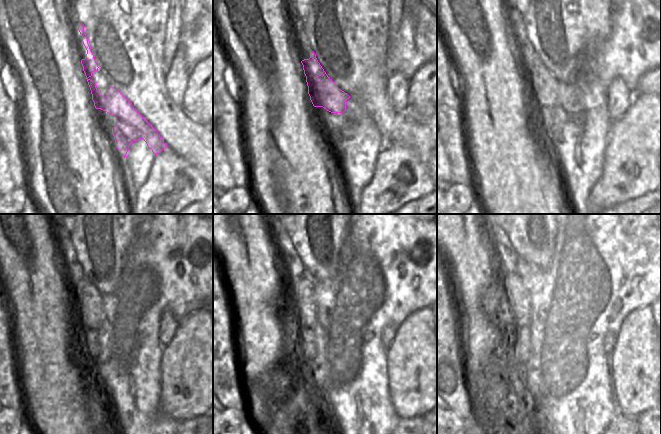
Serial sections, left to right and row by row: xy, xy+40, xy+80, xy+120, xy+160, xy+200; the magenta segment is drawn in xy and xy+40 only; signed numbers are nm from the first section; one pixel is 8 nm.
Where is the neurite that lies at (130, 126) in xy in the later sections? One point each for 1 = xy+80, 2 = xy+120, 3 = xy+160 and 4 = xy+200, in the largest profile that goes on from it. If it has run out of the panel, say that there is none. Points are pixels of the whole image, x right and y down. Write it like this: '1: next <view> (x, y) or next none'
1: next xy+80 (542, 86)
2: next xy+120 (87, 306)
3: next xy+160 (297, 293)
4: next xy+200 (512, 296)

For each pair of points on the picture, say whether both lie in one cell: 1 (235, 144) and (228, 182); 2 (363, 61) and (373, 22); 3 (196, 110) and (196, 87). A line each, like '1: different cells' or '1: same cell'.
1: different cells
2: same cell
3: same cell

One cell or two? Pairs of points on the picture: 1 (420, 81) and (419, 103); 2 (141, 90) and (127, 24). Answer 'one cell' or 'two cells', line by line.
1: one cell
2: one cell

